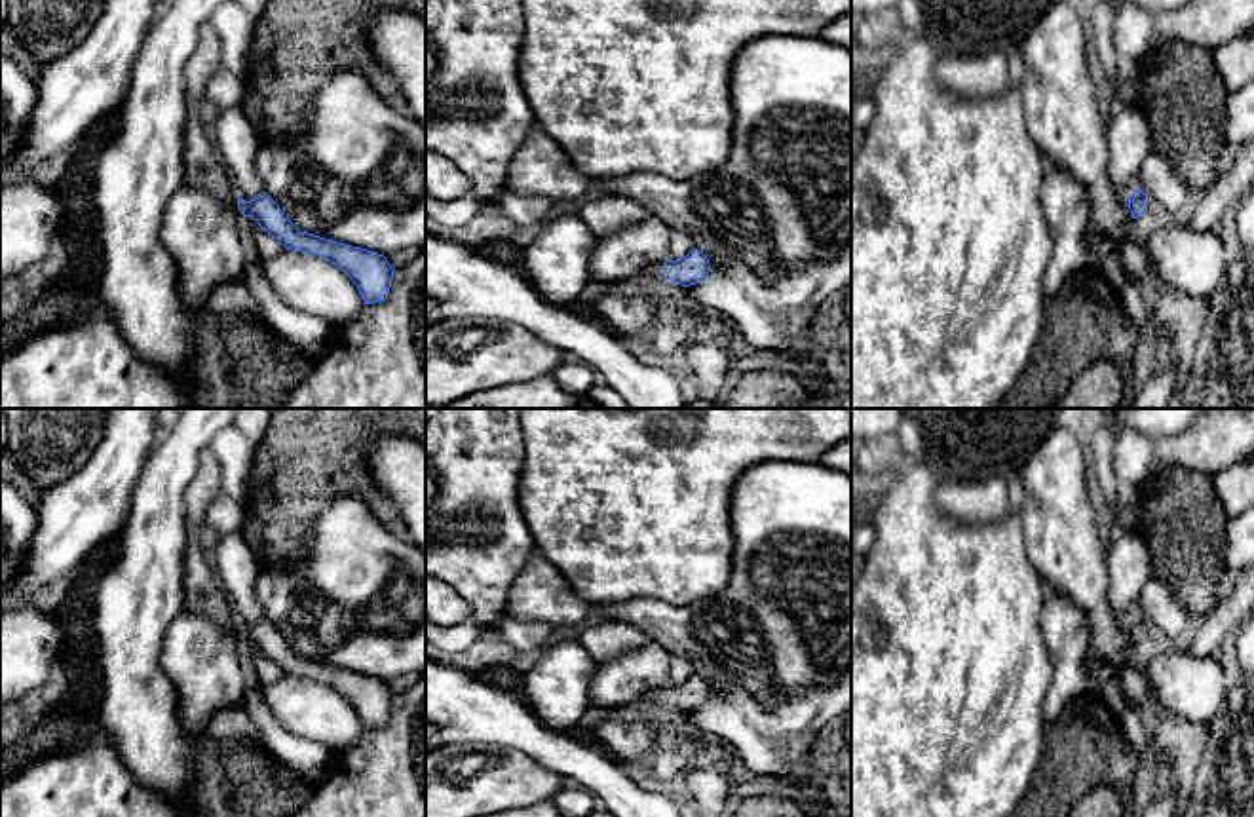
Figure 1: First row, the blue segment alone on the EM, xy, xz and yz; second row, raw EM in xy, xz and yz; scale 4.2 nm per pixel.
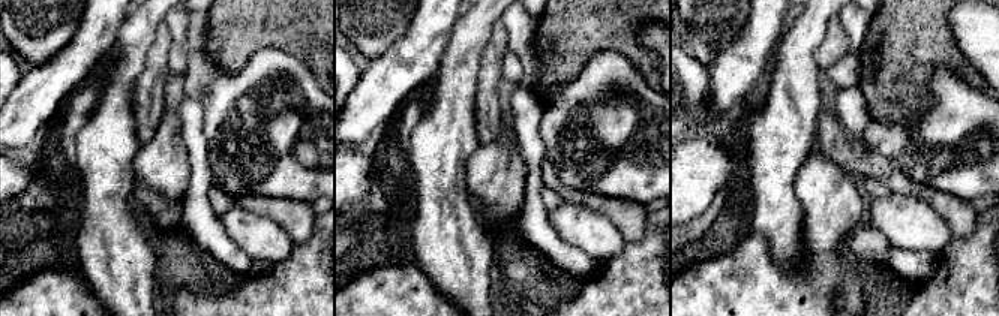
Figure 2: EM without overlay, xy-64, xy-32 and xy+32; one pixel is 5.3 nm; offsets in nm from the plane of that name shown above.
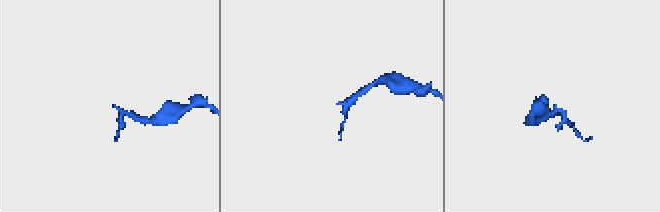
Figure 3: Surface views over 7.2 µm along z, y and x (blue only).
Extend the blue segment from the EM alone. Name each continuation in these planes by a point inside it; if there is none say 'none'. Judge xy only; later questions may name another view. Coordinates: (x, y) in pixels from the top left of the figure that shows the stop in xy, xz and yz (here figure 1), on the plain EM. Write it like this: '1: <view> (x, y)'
1: xy (202, 593)

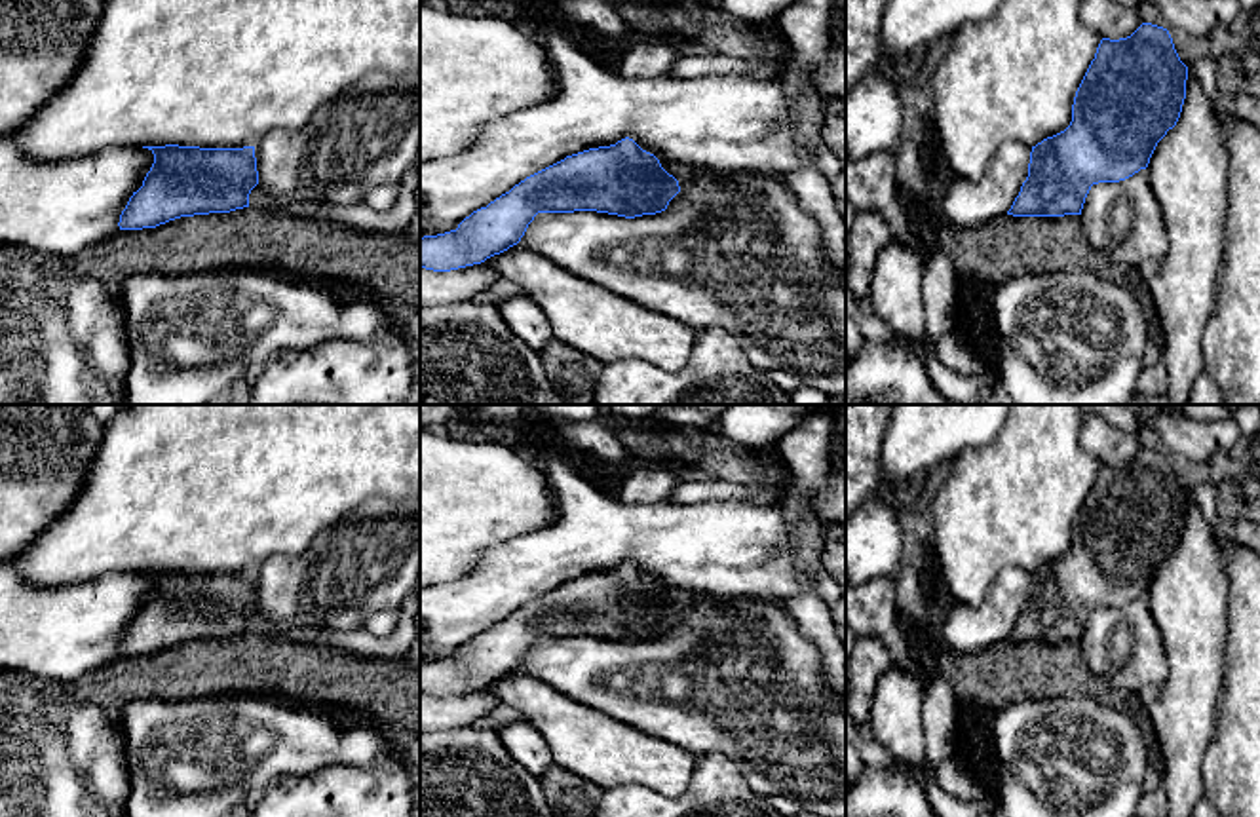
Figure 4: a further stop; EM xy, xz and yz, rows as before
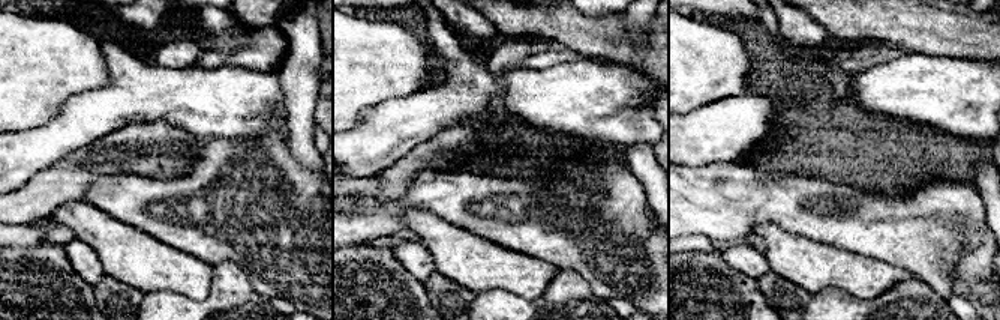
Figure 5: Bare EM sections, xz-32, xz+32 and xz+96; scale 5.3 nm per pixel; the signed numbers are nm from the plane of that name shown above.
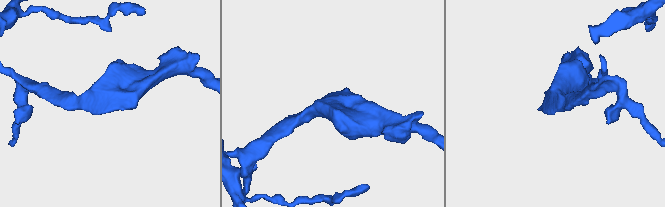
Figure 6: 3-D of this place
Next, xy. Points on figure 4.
none

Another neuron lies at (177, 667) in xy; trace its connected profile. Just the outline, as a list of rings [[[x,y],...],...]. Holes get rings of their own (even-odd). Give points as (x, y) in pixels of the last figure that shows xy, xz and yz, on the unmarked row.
[[[243,633],[230,638],[181,642],[143,656],[120,656],[72,682],[0,671],[0,817],[125,817],[129,771],[118,711],[143,697],[182,701],[222,694],[274,697],[302,707],[348,707],[393,730],[420,737],[420,669],[410,661],[365,659],[352,652]]]

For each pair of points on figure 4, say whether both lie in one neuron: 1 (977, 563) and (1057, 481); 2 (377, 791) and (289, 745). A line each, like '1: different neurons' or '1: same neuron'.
1: same neuron
2: different neurons

